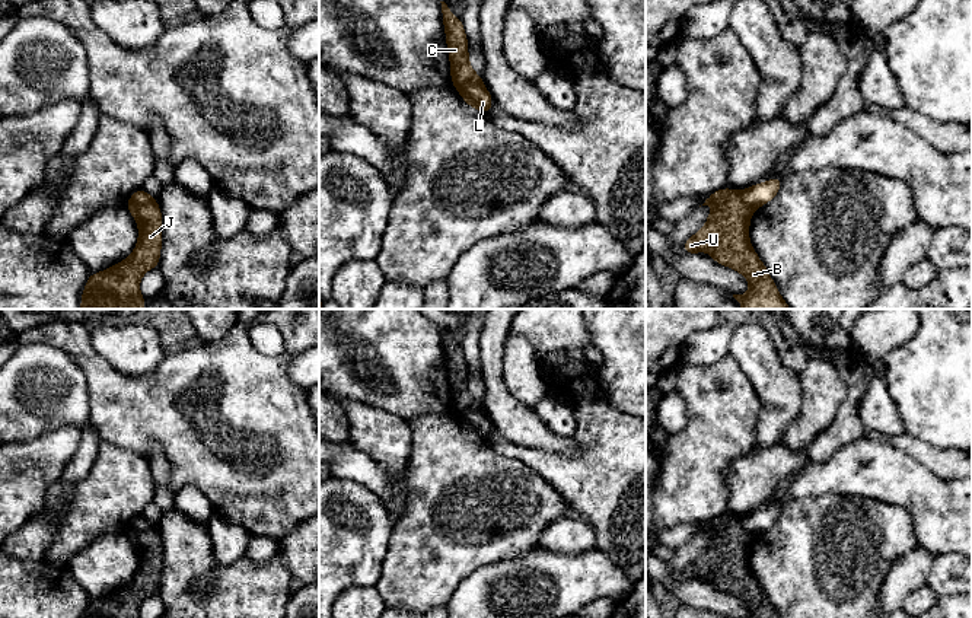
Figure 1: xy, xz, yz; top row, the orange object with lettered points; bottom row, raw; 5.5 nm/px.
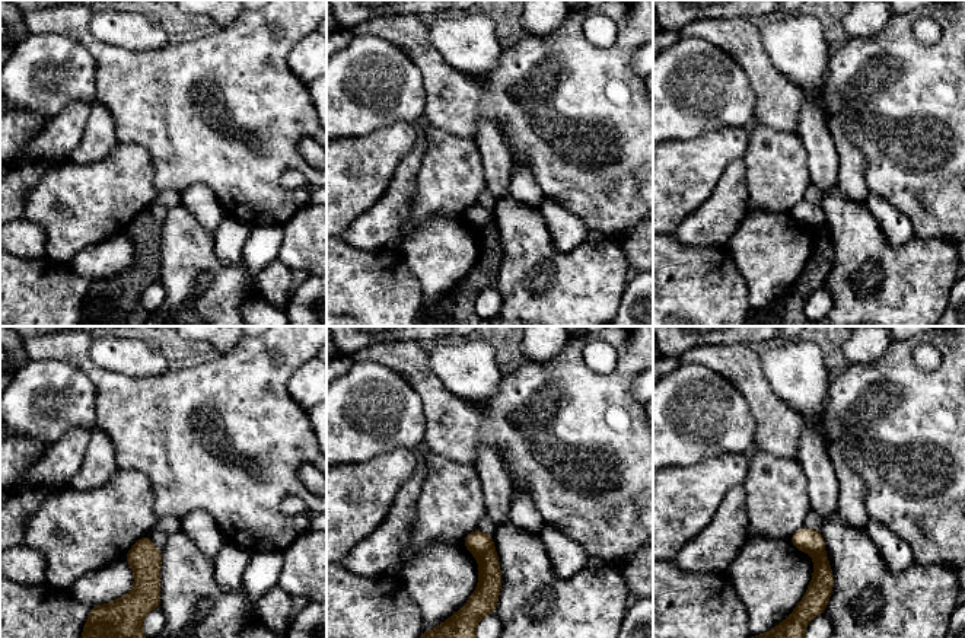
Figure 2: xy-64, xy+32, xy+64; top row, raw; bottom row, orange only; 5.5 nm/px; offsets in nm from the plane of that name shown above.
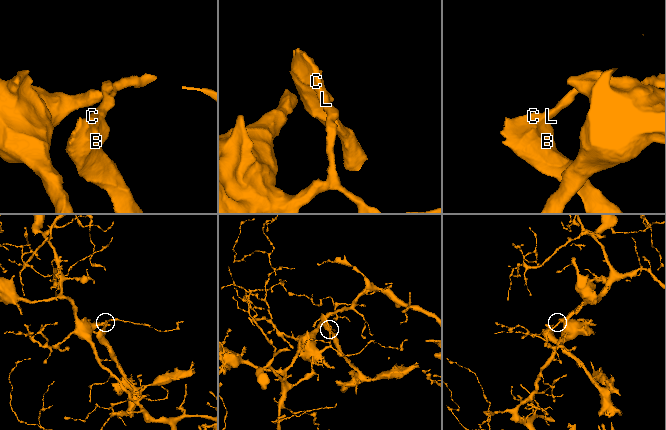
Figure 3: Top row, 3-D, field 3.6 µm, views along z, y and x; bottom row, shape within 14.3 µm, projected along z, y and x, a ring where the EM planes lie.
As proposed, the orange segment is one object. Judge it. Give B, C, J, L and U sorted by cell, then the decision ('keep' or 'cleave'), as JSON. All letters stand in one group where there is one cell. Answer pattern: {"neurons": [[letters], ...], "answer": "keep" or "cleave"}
{"neurons": [["B", "C", "J", "U"], ["L"]], "answer": "cleave"}

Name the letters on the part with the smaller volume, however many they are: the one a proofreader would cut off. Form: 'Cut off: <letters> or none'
Cut off: B, C, J, U

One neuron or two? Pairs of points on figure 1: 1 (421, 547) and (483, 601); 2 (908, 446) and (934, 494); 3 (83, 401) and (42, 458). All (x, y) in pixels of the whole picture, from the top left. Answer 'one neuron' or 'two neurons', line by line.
1: two neurons
2: two neurons
3: two neurons

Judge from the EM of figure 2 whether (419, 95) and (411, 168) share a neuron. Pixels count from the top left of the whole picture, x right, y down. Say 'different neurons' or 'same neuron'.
different neurons

